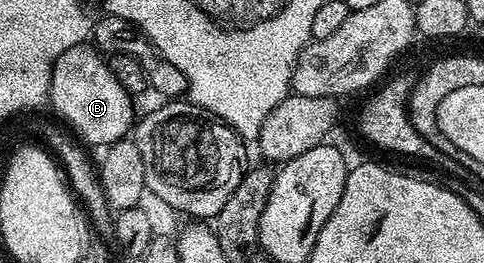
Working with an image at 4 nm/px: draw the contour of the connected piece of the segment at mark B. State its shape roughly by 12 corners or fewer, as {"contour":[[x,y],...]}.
{"contour":[[67,48],[49,102],[90,147],[122,141],[134,99],[101,51]]}

